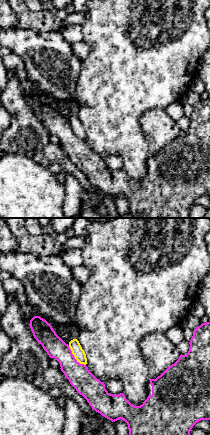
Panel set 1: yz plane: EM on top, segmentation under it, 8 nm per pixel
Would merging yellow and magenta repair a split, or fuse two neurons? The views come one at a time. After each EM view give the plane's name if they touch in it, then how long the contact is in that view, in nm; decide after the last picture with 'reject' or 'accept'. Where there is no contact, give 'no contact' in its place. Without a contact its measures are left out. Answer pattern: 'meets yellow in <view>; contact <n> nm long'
meets yellow in yz; contact 220 nm long

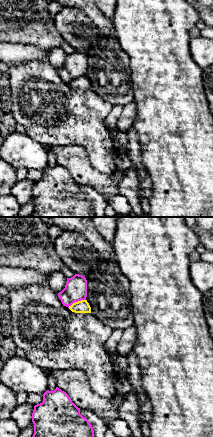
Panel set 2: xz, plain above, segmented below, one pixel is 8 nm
meets yellow in xz; contact 160 nm long

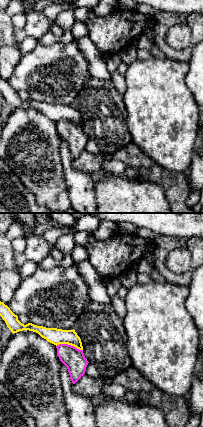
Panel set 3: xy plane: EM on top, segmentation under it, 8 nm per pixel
meets yellow in xy; contact 220 nm long

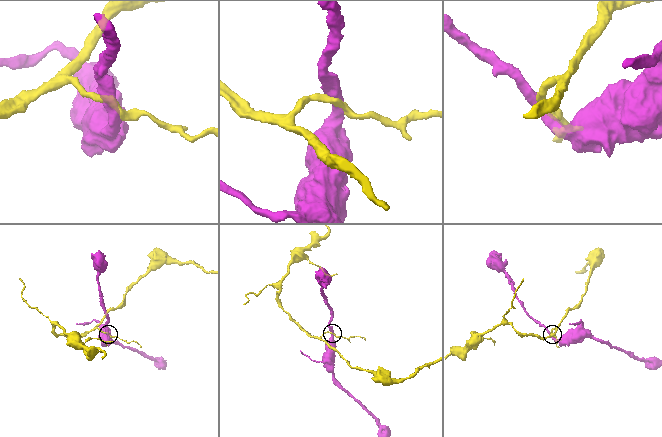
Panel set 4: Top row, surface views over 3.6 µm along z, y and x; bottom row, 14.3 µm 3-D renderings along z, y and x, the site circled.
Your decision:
reject

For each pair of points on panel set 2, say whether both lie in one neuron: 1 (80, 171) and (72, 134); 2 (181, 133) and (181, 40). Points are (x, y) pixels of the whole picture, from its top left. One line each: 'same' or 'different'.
1: different
2: same

